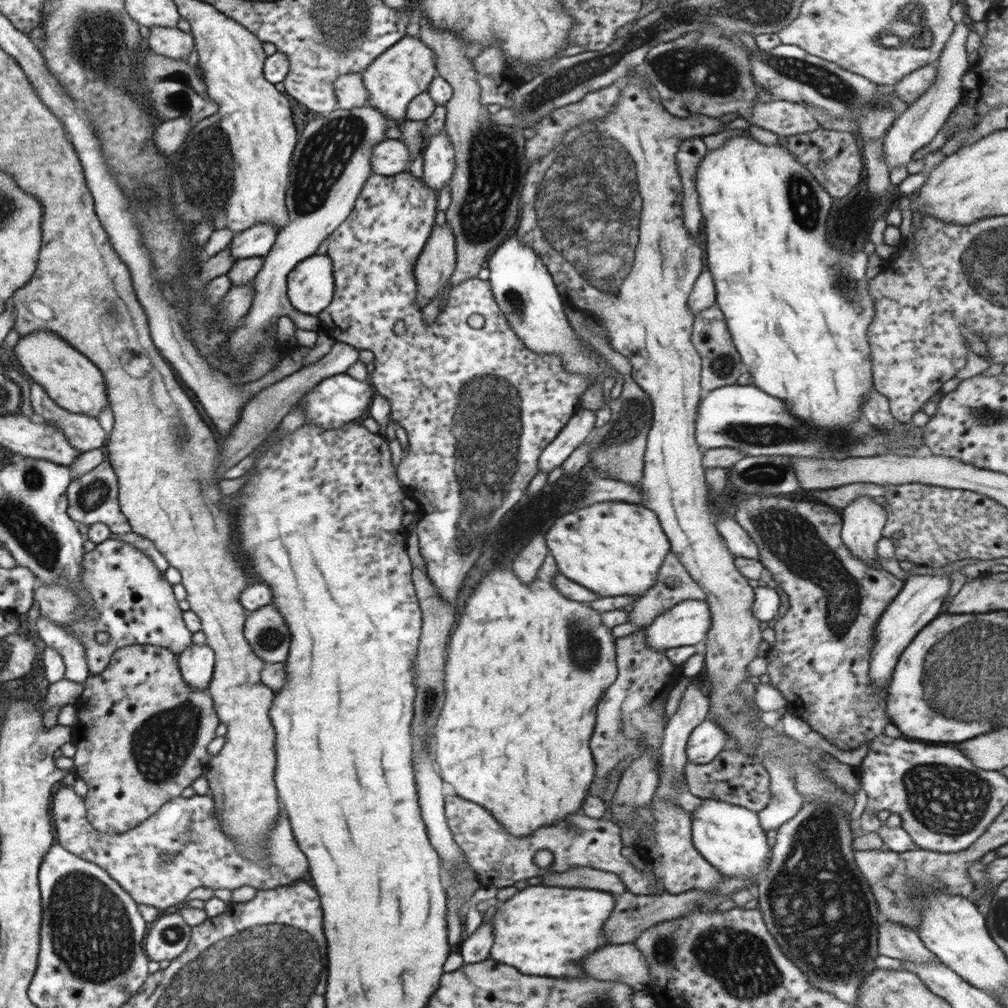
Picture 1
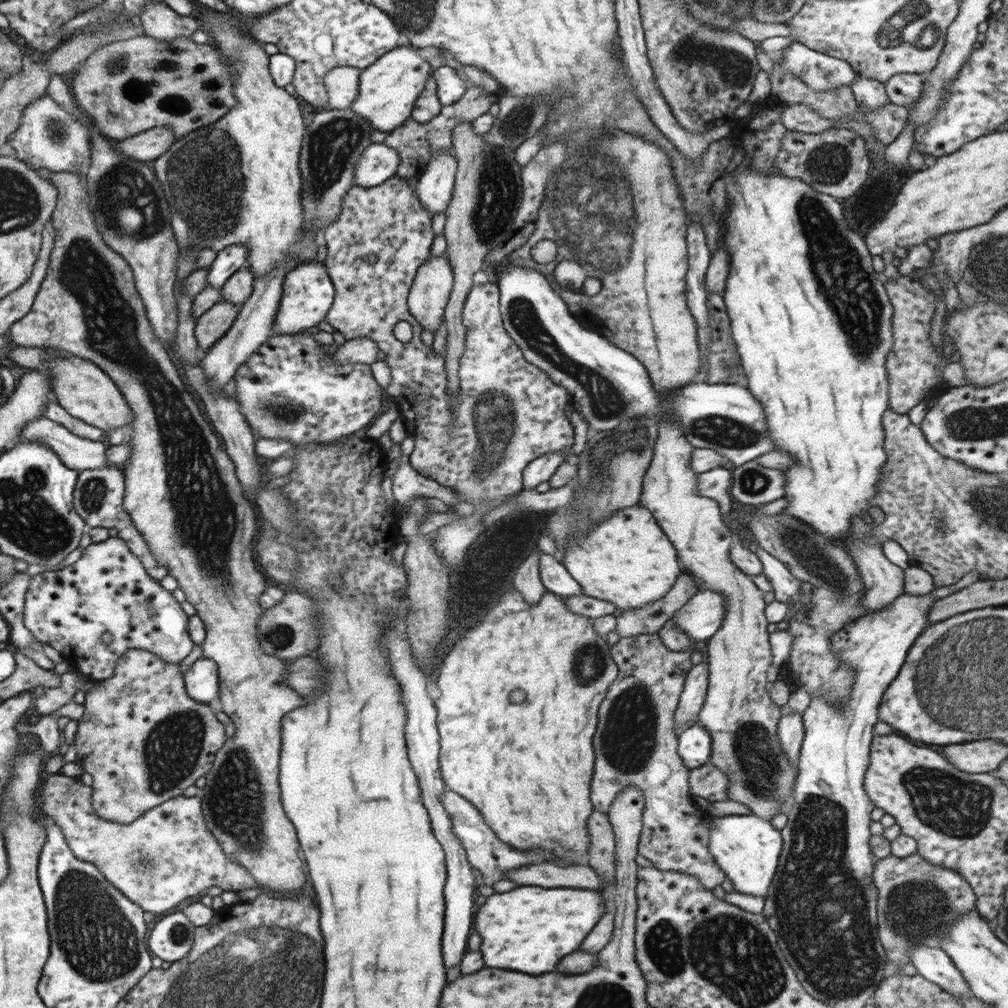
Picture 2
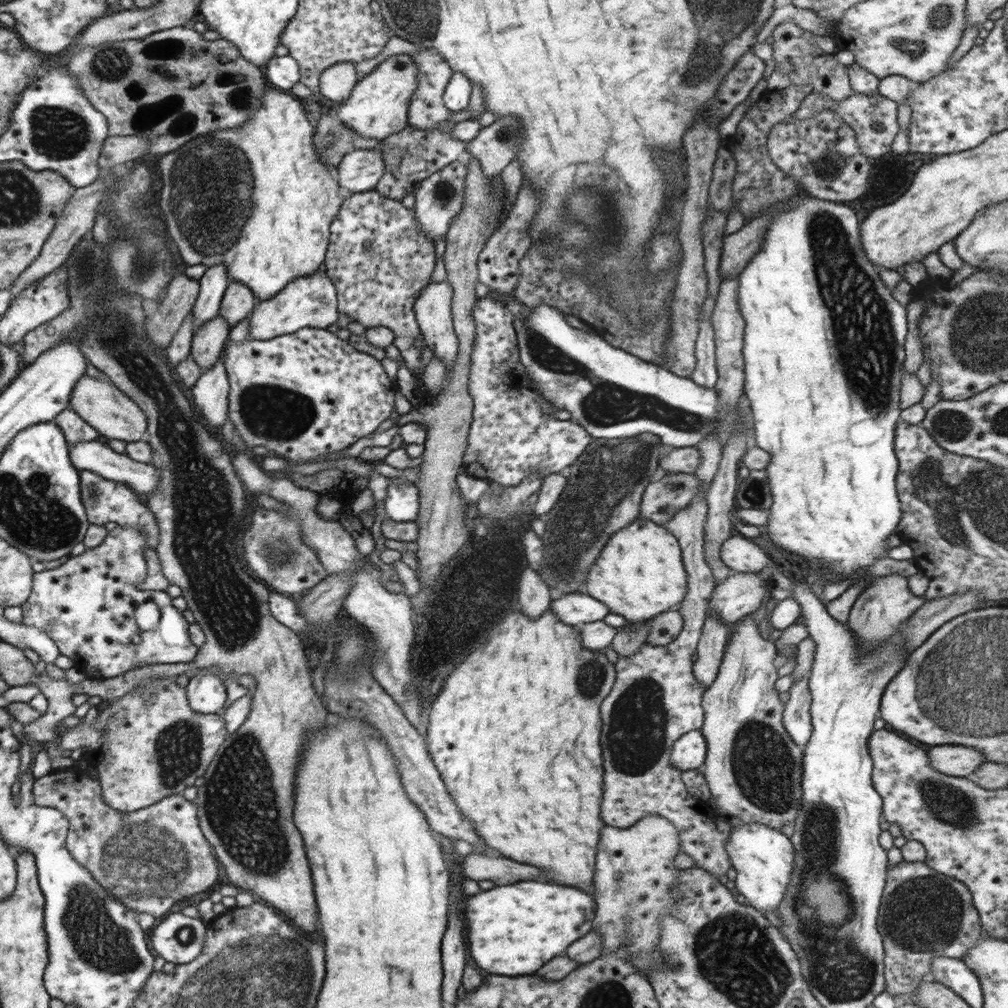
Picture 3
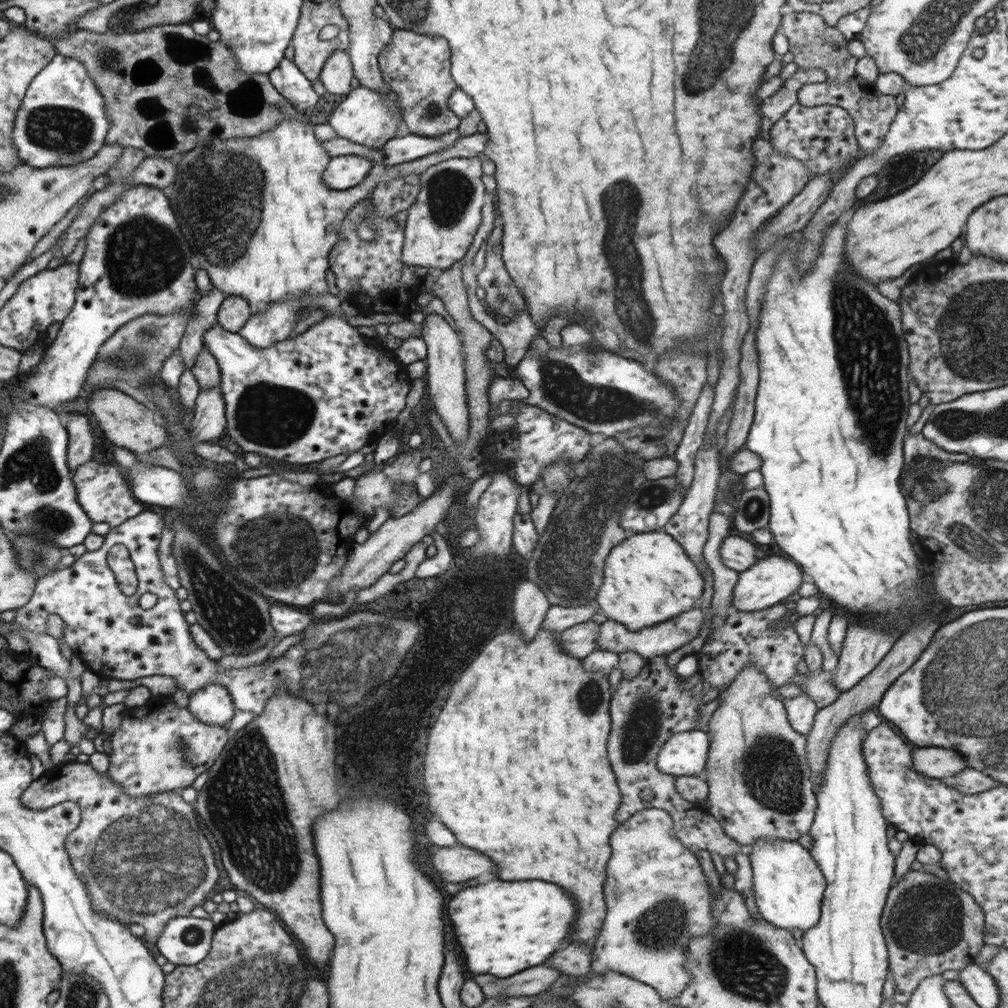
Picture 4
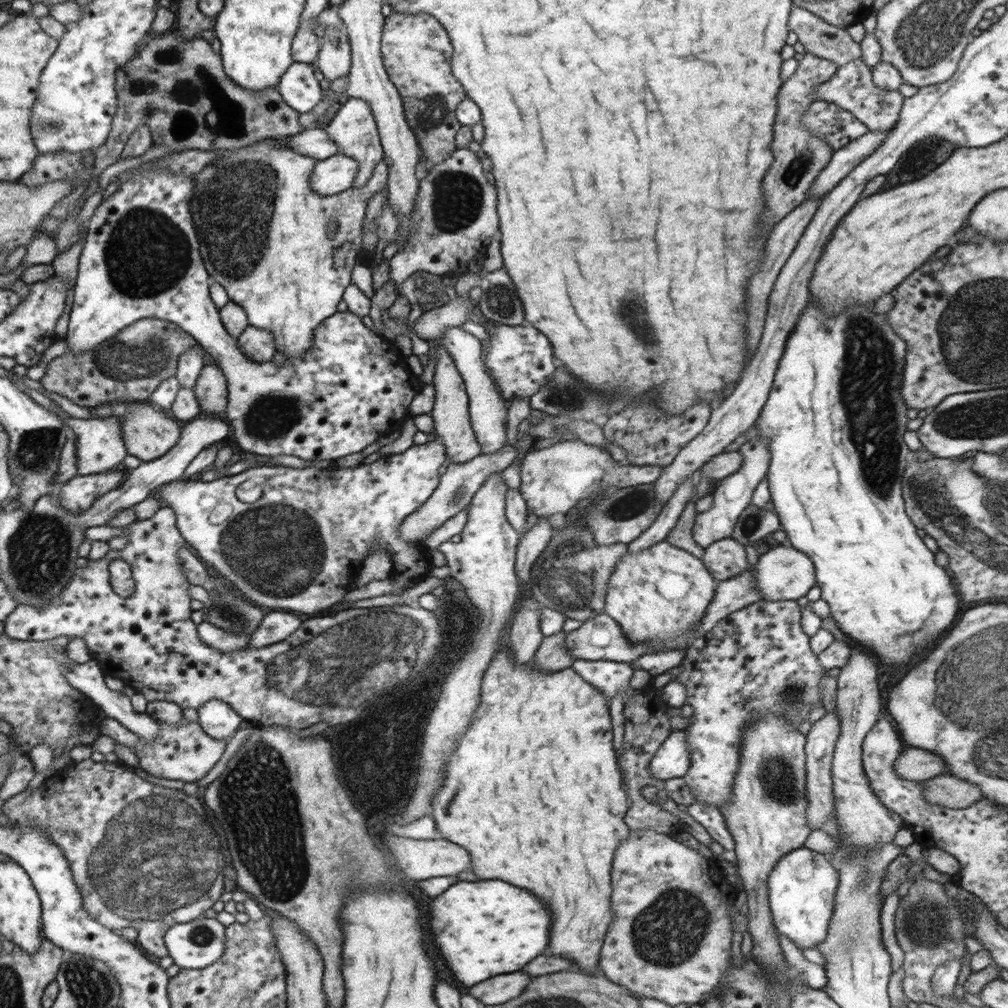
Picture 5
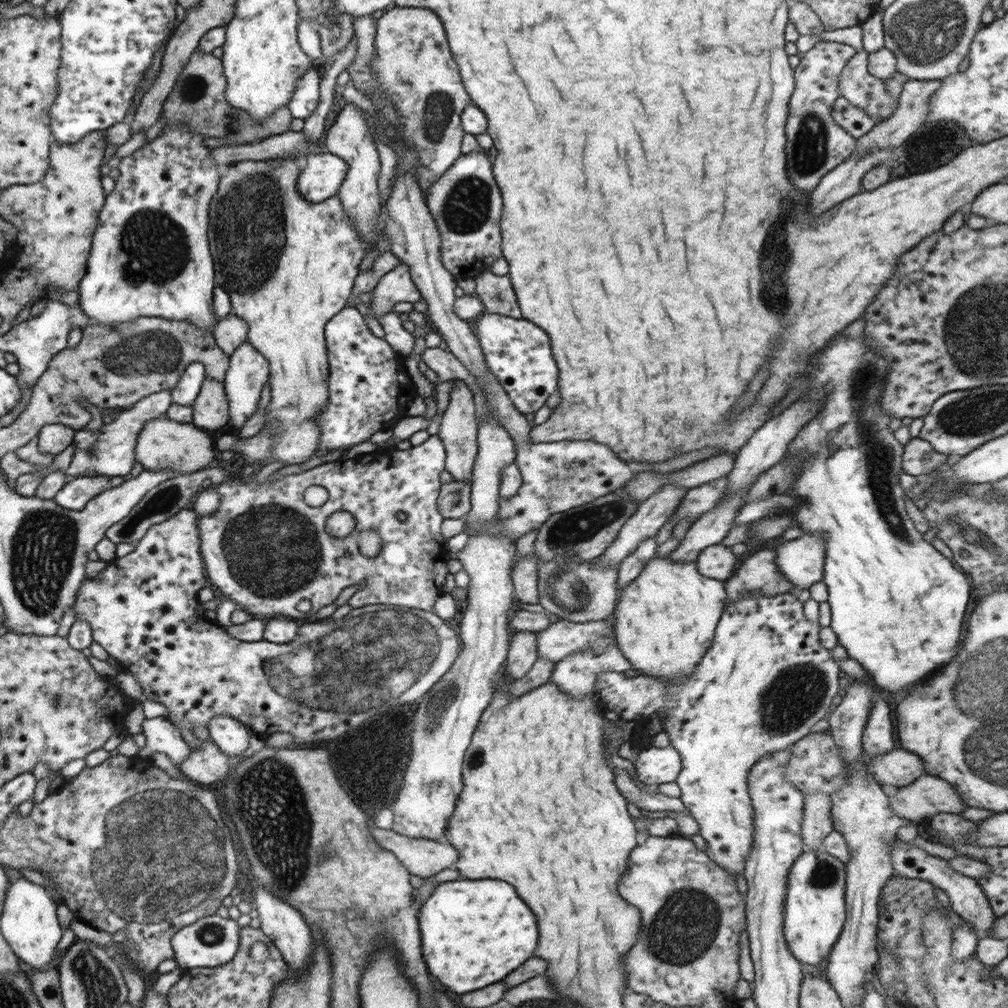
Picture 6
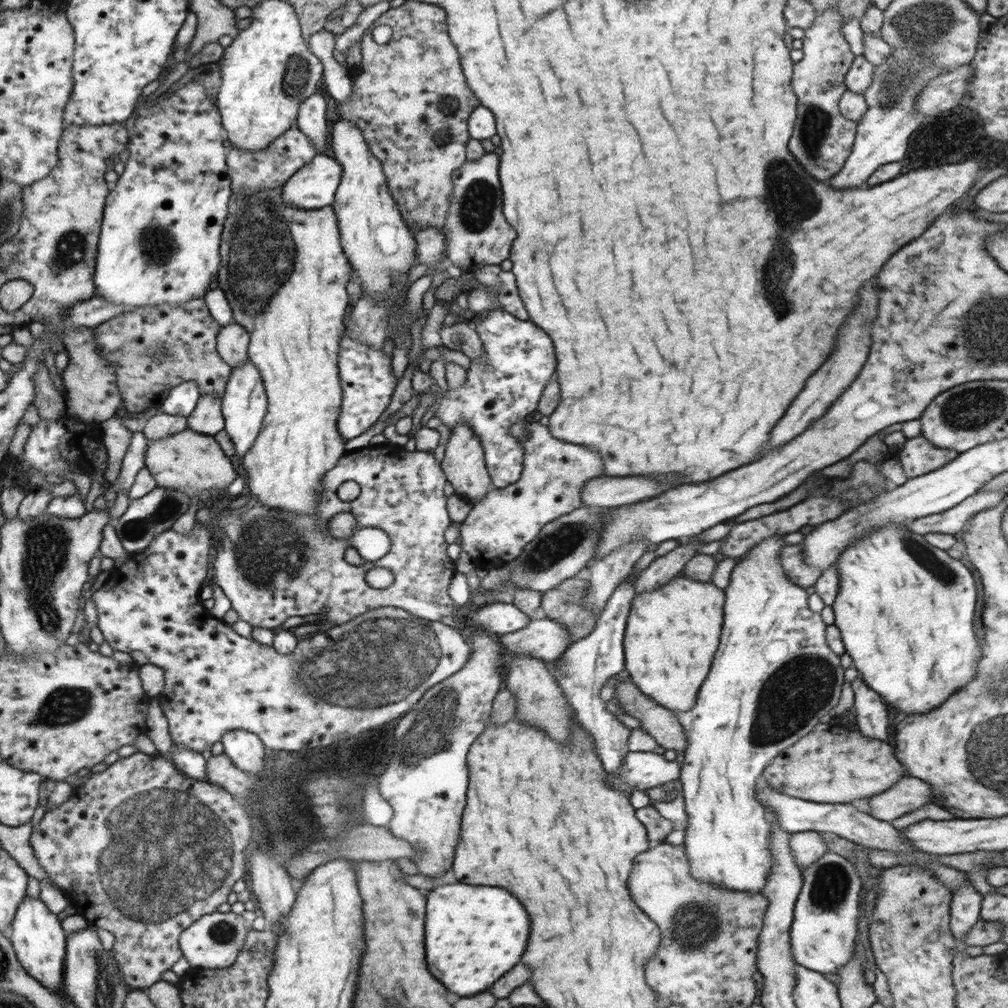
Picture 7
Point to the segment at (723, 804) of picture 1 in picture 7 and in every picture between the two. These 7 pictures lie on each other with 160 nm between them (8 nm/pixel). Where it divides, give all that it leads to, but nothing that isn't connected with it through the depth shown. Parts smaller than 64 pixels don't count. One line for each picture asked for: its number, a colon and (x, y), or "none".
2: (747, 848)
3: (763, 857)
4: (788, 888)
5: (801, 887)
6: (814, 911)
7: (824, 931)

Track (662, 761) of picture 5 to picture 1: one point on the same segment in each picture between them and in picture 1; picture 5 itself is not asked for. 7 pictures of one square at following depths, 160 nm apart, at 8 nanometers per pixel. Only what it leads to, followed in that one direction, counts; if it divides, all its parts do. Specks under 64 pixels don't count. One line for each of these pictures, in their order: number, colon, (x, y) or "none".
1: (707, 740)
2: (694, 744)
3: (689, 752)
4: (685, 754)

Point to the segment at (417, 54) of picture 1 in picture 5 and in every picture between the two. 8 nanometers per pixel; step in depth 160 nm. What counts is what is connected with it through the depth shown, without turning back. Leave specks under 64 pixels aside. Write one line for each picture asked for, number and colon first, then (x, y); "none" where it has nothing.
2: (388, 89)
3: (377, 107)
4: (366, 117)
5: (354, 129)

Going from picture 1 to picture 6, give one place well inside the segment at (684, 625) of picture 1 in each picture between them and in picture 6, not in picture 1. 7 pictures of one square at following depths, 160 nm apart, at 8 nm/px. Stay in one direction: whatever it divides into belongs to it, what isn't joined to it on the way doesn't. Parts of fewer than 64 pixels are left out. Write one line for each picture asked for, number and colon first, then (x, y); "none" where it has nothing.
2: (702, 615)
3: (741, 594)
4: (771, 579)
5: (782, 573)
6: (801, 560)

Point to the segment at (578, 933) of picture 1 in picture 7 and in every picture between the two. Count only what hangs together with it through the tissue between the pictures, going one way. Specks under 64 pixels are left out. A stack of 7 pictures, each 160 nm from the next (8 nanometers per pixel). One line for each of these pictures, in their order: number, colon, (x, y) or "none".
2: (526, 929)
3: (513, 930)
4: (503, 927)
5: (482, 929)
6: (474, 932)
7: (467, 954)

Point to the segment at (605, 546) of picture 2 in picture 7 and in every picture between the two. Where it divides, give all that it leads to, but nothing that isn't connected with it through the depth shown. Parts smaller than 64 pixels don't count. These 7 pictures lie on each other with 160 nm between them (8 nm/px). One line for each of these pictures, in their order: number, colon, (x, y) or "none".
3: (639, 573)
4: (648, 578)
5: (659, 594)
6: (665, 619)
7: (671, 635)

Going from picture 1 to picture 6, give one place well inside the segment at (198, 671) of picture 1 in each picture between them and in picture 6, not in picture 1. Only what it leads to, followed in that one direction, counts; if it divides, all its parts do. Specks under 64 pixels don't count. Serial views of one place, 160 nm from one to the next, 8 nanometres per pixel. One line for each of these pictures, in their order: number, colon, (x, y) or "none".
2: (201, 679)
3: (207, 693)
4: (212, 704)
5: (217, 719)
6: (231, 736)

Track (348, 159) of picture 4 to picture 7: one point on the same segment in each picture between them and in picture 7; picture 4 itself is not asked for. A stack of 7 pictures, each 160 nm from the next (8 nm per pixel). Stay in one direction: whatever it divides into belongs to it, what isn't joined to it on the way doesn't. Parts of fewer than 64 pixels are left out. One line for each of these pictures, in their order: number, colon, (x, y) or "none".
5: (334, 174)
6: (322, 174)
7: (314, 185)

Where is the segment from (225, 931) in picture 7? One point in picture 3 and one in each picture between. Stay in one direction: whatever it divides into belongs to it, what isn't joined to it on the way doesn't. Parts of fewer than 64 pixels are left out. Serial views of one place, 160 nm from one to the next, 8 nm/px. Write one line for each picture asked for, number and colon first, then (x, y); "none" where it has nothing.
3: (178, 939)
4: (187, 940)
5: (198, 944)
6: (213, 941)

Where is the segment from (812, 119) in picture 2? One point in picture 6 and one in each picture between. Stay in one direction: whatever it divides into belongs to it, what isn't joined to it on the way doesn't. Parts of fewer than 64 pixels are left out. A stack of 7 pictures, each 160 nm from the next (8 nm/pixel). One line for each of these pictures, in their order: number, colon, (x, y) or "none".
3: (873, 118)
4: (873, 112)
5: (852, 88)
6: (863, 90)

